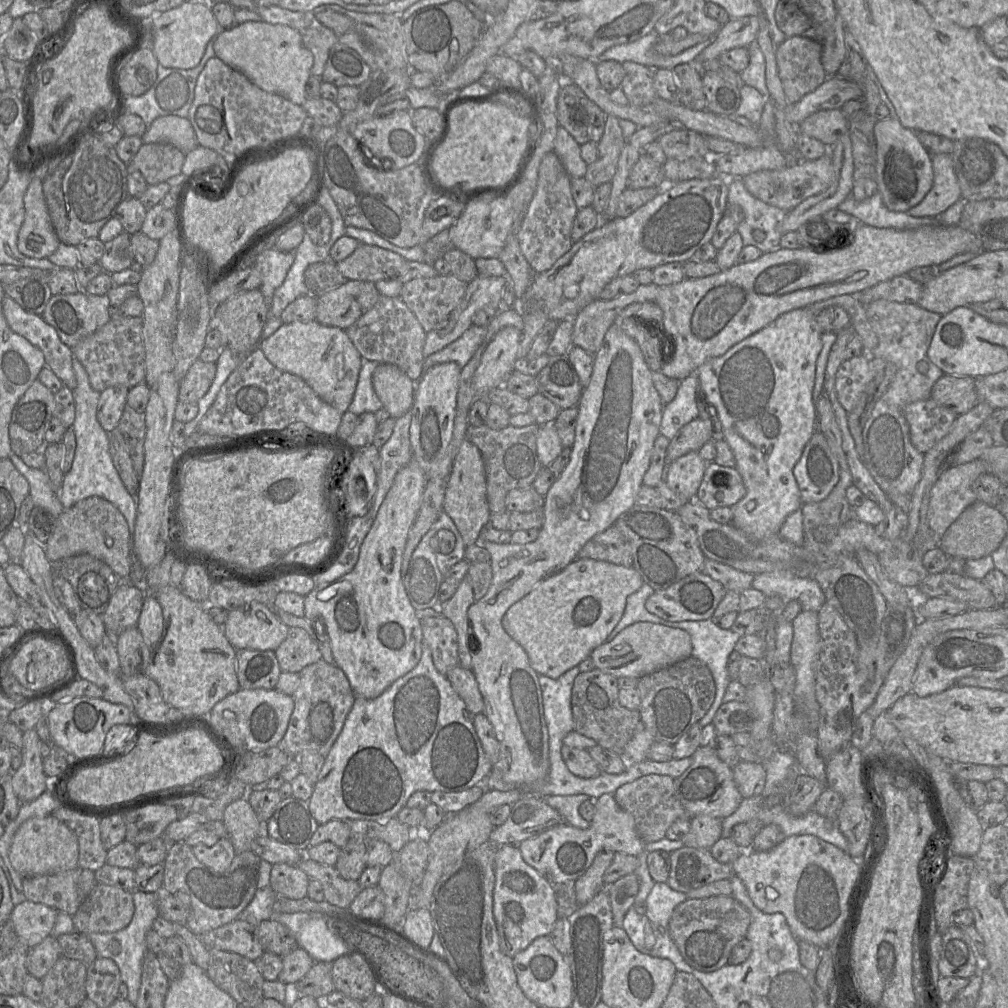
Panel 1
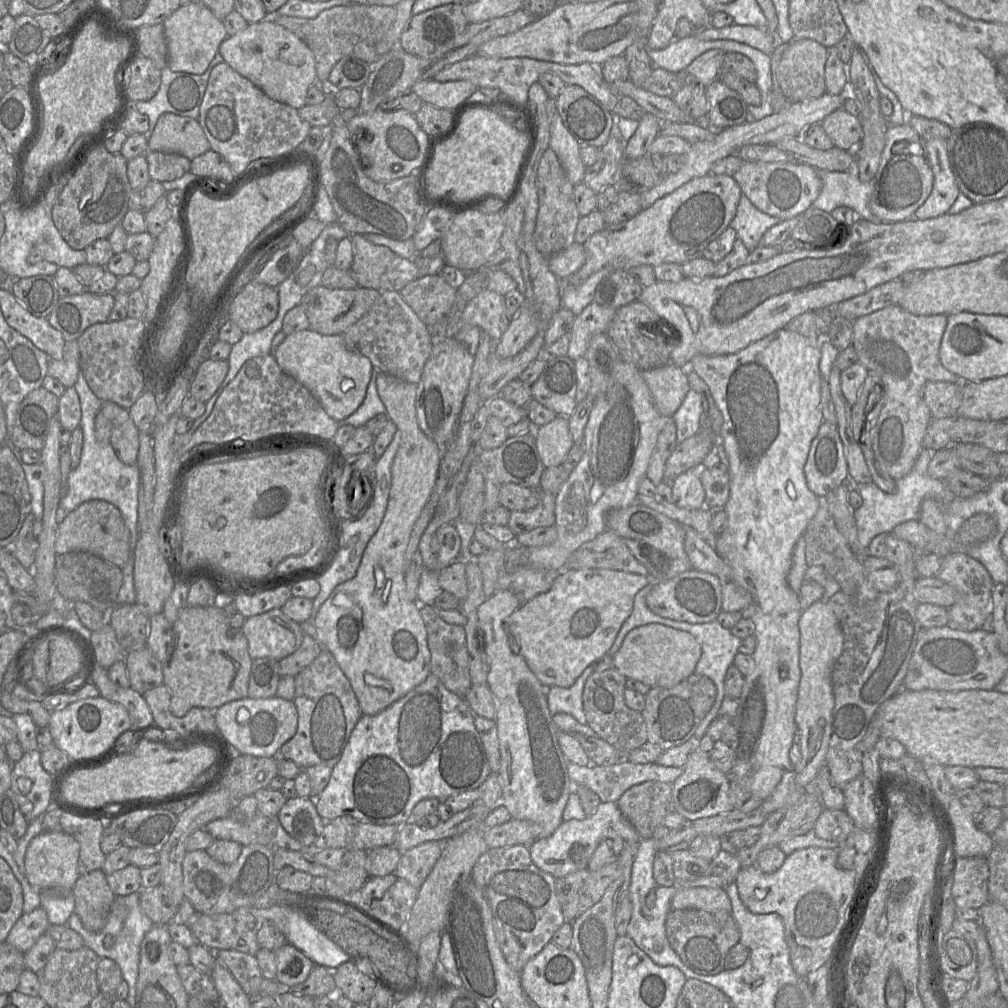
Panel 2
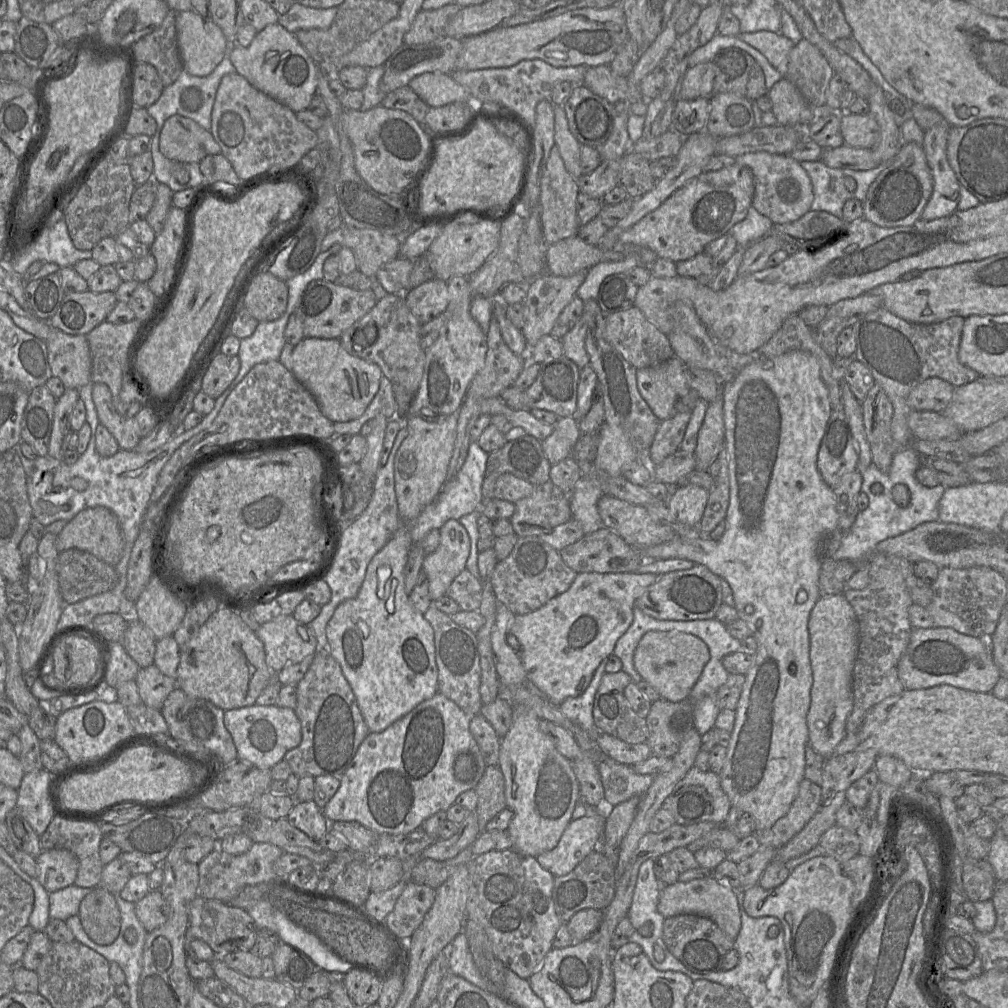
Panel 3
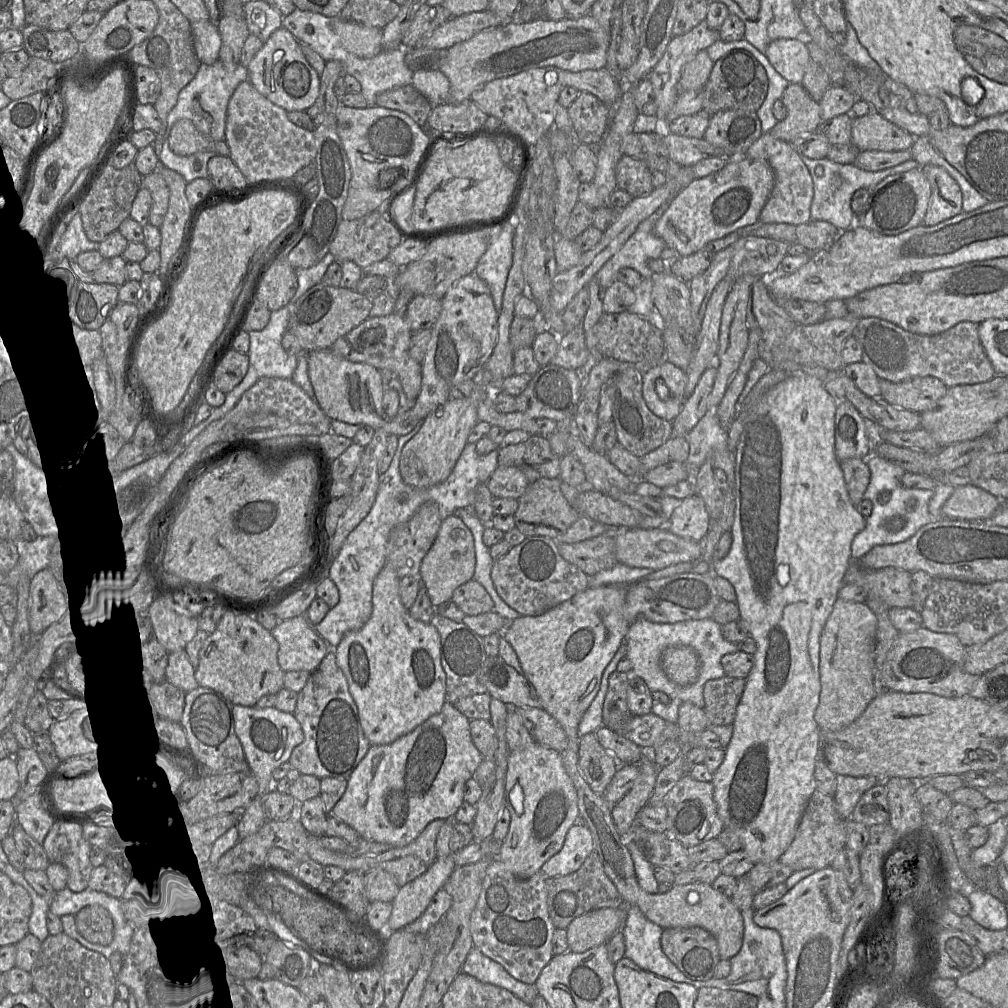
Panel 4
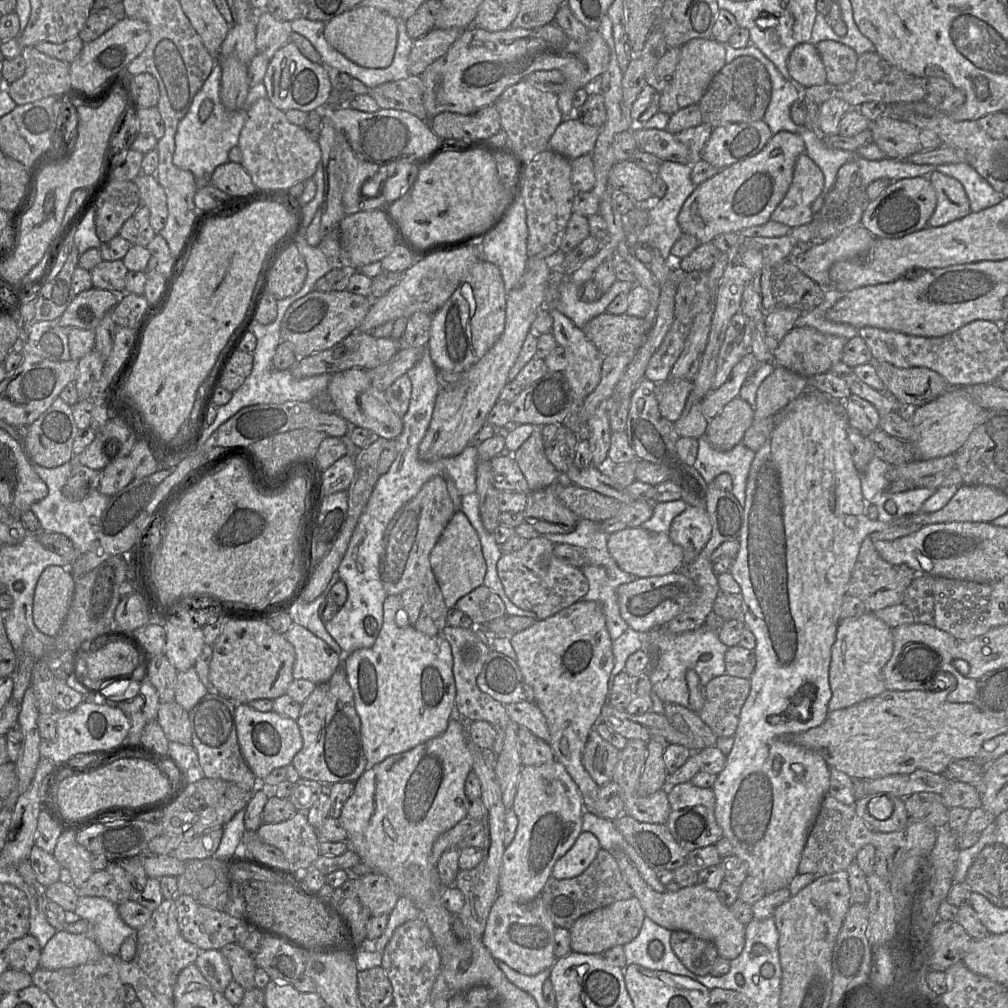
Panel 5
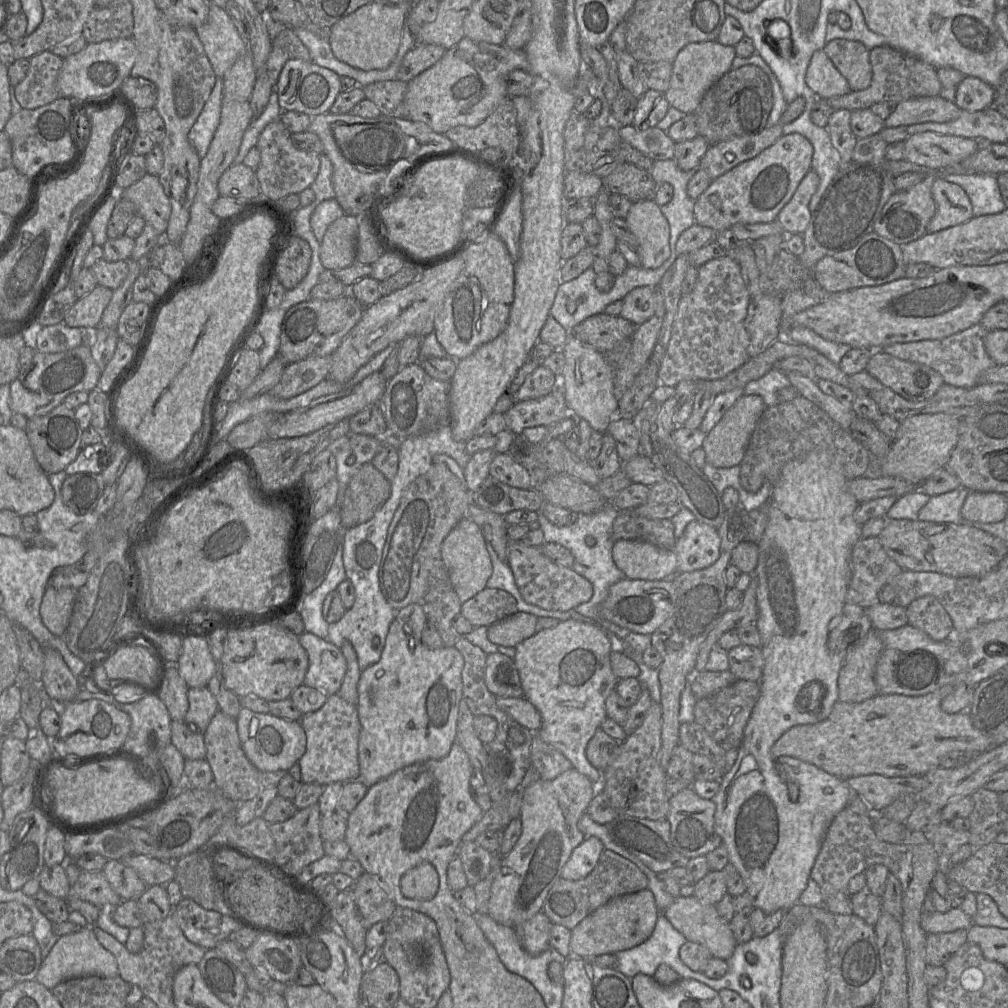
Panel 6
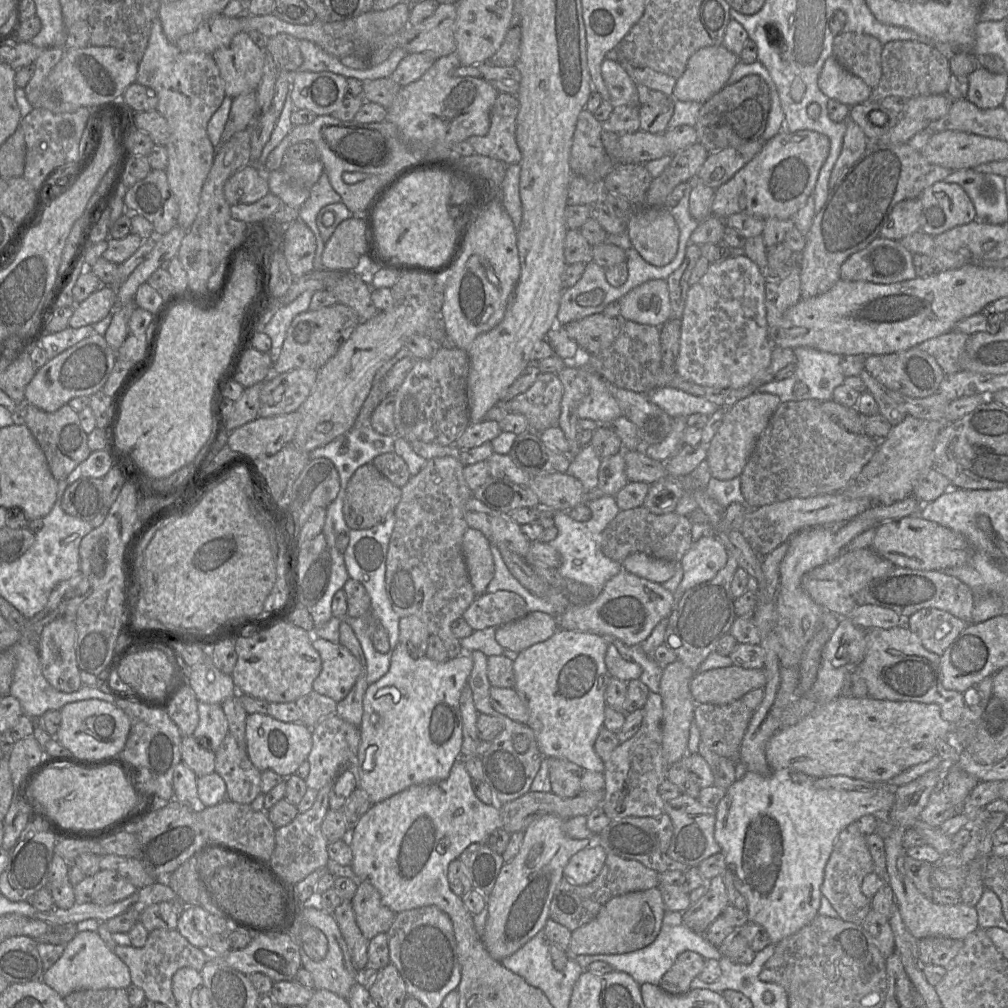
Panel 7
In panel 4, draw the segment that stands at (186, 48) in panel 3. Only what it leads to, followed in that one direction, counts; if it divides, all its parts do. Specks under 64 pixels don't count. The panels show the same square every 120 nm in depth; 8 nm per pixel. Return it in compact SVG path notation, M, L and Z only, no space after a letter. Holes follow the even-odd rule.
M211 21L190 22L193 48L201 64L212 65L219 59L221 36L216 24Z

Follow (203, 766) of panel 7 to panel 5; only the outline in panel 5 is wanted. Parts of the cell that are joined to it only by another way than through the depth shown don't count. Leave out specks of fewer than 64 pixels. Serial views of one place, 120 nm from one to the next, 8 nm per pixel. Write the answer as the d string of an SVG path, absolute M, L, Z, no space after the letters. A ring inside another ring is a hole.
M160 702L157 719L169 741L191 745L191 727L188 712L178 703Z

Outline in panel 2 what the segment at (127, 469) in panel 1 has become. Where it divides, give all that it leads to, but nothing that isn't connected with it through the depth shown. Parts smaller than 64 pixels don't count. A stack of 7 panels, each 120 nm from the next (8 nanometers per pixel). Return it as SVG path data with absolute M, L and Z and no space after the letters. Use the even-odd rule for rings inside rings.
M102 401L101 412L112 424L110 444L118 458L124 464L136 464L140 431L130 417L128 409L111 401Z

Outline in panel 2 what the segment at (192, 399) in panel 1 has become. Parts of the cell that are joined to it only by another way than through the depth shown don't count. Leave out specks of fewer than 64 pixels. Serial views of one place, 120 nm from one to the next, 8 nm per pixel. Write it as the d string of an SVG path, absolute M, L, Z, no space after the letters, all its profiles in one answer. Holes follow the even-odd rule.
M207 359L198 367L189 388L189 396L206 402L217 391L229 369L227 360Z

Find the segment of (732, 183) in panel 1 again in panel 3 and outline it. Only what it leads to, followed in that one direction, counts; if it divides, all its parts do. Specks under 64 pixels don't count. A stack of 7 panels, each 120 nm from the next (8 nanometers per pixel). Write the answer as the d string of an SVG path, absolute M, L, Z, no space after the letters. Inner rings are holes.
M751 205L746 217L732 226L727 233L735 238L738 248L745 248L766 236L773 225L774 223L768 217L760 214Z

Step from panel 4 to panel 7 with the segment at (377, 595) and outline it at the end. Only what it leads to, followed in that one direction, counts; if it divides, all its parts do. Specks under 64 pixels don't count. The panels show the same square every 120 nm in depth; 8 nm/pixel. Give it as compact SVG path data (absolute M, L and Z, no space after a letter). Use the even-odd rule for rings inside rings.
M399 641L391 655L391 662L388 672L377 682L369 685L363 697L363 715L360 729L360 745L357 754L357 766L359 772L359 788L364 790L370 801L375 804L407 789L412 785L432 784L446 779L451 771L454 762L461 757L461 746L463 741L463 725L460 711L460 697L462 690L467 685L469 675L473 668L473 659L470 653L447 659L445 662L436 662L426 655L420 658L413 658L406 644Z

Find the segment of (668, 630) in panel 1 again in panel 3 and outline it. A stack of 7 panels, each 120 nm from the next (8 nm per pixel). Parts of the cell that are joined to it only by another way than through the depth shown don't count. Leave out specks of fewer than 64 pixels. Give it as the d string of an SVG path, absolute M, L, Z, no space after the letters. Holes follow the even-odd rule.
M648 631L639 641L633 658L641 678L650 684L661 698L671 702L688 698L709 659L709 648L702 639L680 631Z

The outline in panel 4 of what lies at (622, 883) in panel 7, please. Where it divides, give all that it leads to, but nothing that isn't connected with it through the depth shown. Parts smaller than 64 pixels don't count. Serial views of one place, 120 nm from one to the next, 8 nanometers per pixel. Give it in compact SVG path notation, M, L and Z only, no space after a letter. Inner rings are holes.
M593 851L581 867L568 875L549 877L546 881L547 906L552 923L558 929L566 929L577 917L599 908L618 908L625 900L612 880L605 873L603 863L596 851Z

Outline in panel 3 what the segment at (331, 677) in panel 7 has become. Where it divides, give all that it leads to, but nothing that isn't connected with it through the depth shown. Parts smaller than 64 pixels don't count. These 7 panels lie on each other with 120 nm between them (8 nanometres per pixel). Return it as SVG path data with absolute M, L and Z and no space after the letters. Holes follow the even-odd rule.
M280 615L261 624L255 633L263 643L266 663L274 673L301 662L318 650L312 629L292 615Z

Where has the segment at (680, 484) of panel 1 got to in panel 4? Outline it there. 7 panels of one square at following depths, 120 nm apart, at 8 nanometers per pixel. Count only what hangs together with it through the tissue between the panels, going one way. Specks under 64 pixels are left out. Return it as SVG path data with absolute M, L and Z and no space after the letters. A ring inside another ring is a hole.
M694 494L675 508L667 529L673 534L701 542L709 529L709 515L703 499Z

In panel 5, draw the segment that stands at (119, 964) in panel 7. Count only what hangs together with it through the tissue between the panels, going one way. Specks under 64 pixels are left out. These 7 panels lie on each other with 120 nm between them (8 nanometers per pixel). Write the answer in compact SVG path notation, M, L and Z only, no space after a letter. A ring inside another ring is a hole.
M58 930L41 951L39 966L48 970L76 967L98 961L103 953L85 935Z

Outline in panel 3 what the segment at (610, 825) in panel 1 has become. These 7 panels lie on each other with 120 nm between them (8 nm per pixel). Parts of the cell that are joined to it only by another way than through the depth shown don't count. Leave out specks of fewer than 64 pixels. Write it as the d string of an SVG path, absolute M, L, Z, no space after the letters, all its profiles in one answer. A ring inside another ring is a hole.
M591 808L590 813L584 817L571 820L564 830L557 846L552 850L538 855L536 857L537 861L554 877L567 875L592 851L598 849L605 820L606 818L603 814L598 812L595 808Z

